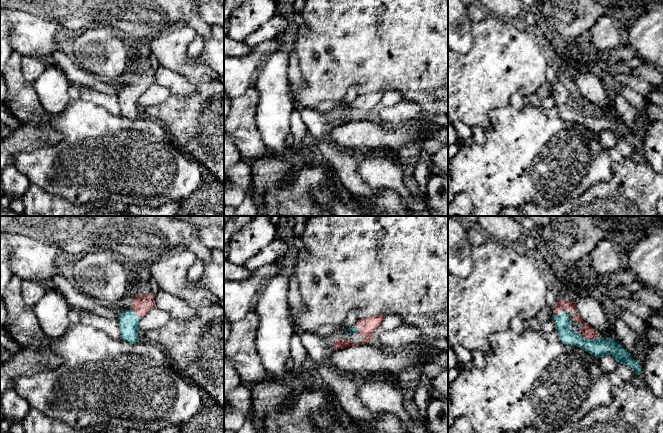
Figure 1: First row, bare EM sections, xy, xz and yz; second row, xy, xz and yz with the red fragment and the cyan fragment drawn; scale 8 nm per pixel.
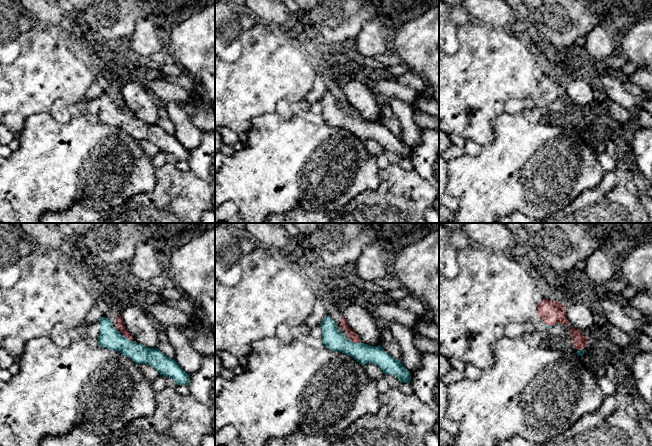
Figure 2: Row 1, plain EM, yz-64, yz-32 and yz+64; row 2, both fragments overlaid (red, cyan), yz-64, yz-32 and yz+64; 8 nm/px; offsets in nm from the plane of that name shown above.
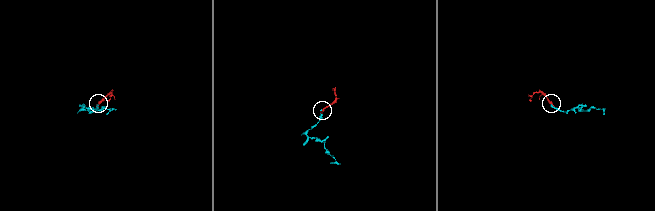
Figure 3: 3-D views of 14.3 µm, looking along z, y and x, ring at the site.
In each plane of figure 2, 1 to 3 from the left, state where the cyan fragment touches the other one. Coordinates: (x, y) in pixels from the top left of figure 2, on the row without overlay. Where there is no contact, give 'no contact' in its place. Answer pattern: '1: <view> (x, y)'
1: yz-64 (127, 113)
2: yz-32 (354, 118)
3: yz+64 (549, 101)

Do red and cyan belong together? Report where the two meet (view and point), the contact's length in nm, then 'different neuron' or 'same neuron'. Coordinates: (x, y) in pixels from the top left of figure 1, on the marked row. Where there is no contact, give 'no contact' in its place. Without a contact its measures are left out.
meets red in yz at (590, 338); contact 110 nm long; same neuron

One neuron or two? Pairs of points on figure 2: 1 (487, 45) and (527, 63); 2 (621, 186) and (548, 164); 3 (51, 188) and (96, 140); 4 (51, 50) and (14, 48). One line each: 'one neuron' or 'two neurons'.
1: one neuron
2: two neurons
3: one neuron
4: two neurons

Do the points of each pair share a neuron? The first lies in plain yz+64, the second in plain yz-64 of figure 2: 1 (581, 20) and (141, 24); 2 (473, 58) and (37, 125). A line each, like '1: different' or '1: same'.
1: different
2: different

